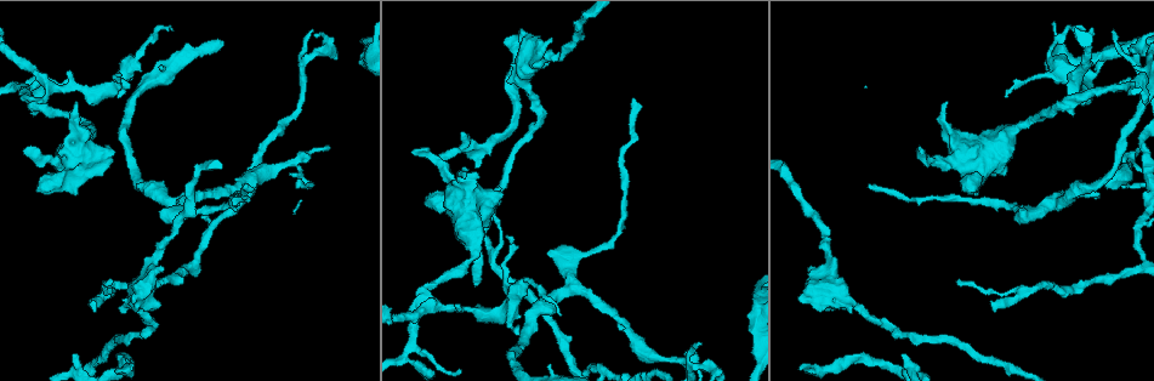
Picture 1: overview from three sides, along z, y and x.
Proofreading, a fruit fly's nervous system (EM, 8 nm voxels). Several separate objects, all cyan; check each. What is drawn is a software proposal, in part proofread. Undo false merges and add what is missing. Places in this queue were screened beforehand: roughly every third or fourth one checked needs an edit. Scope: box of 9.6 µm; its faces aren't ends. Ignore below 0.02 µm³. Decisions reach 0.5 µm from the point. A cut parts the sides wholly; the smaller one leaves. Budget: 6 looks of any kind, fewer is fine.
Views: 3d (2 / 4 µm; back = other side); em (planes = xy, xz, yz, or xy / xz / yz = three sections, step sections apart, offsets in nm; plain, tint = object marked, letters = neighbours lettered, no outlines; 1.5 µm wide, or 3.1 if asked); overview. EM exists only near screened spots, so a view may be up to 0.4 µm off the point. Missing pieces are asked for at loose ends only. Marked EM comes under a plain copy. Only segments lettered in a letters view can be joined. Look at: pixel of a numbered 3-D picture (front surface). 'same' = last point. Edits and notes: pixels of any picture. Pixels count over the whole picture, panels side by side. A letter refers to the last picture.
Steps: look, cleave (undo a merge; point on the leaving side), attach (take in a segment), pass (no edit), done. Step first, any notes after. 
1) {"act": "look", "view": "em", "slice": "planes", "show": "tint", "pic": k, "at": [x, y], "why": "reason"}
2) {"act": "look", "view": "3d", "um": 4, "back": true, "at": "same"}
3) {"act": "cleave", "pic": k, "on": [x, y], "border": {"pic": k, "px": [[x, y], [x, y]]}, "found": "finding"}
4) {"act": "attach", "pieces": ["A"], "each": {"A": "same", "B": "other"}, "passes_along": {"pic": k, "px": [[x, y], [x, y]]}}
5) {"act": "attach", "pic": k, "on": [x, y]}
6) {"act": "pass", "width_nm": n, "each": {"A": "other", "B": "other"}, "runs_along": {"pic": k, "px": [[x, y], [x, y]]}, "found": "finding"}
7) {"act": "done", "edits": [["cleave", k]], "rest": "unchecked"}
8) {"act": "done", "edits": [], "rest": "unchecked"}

{"act": "look", "view": "em", "slice": "planes", "show": "letters", "pic": 1, "at": [994, 312], "why": "free end"}

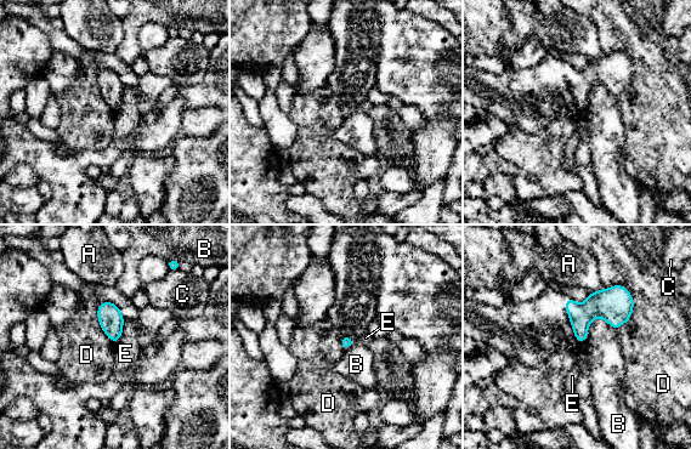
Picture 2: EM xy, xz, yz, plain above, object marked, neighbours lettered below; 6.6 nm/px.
{"act": "pass", "each": {"A": "other", "B": "other", "C": "other", "D": "other", "E": "other"}, "border": {"pic": 2, "px": [[622, 284], [633, 312], [617, 329]]}, "found": "none of them fits"}

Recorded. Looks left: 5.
{"act": "look", "view": "em", "slice": "planes", "show": "letters", "pic": 1, "at": [504, 194], "why": "an open end"}

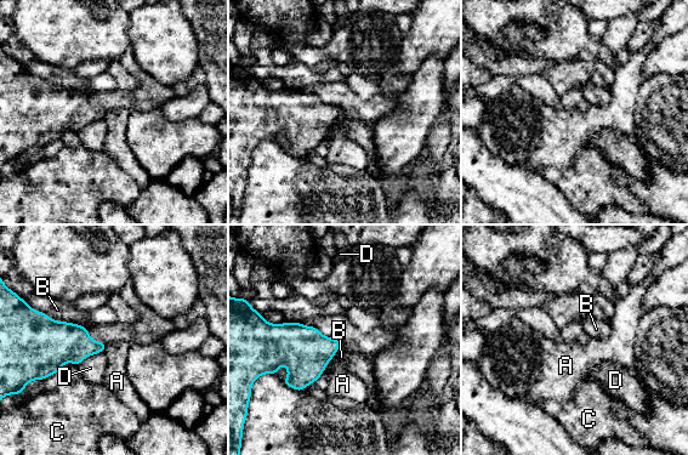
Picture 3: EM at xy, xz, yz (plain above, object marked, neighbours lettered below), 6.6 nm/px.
{"act": "pass", "each": {"A": "other", "B": "other", "C": "other", "D": "other"}, "border": {"pic": 3, "px": [[107, 343], [102, 352]]}, "found": "none of them fits"}

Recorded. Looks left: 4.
{"act": "look", "view": "3d", "um": 4, "pic": 1, "at": [548, 250], "why": "an open end"}

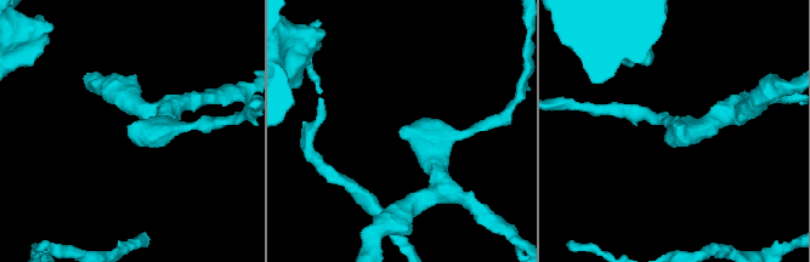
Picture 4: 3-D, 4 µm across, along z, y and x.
{"act": "look", "view": "em", "slice": "xz", "step": 8, "show": "letters", "pic": 4, "at": [129, 126]}

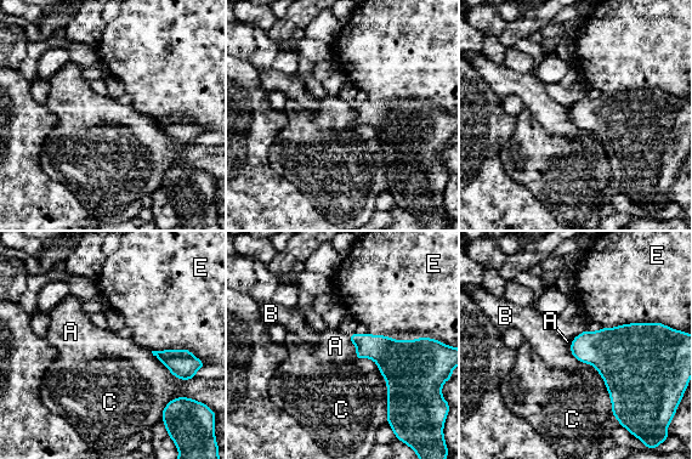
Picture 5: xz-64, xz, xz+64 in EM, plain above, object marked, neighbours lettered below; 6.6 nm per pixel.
{"act": "look", "view": "em", "slice": "planes", "show": "letters", "at": "same", "why": "another direction"}

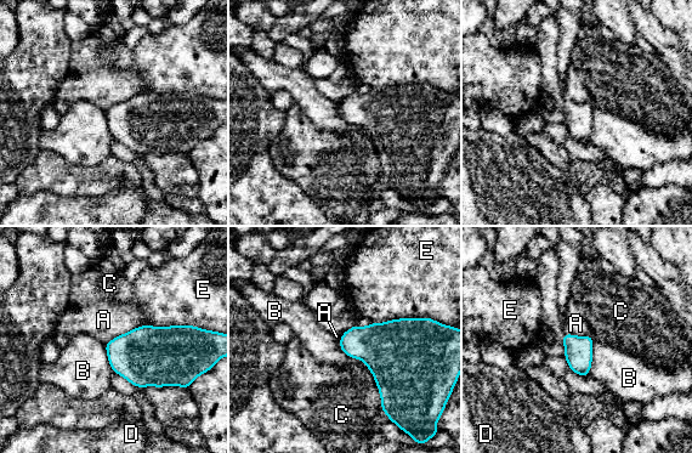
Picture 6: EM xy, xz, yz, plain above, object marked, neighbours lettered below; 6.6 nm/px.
{"act": "pass", "width_nm": 180, "each": {"A": "other", "B": "other", "C": "other", "D": "other", "E": "other"}, "border": {"pic": 6, "px": [[134, 328], [112, 338], [106, 344]]}, "found": "no lettered segment goes on from it"}

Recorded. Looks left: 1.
{"act": "done", "edits": [], "rest": "unchecked"}

